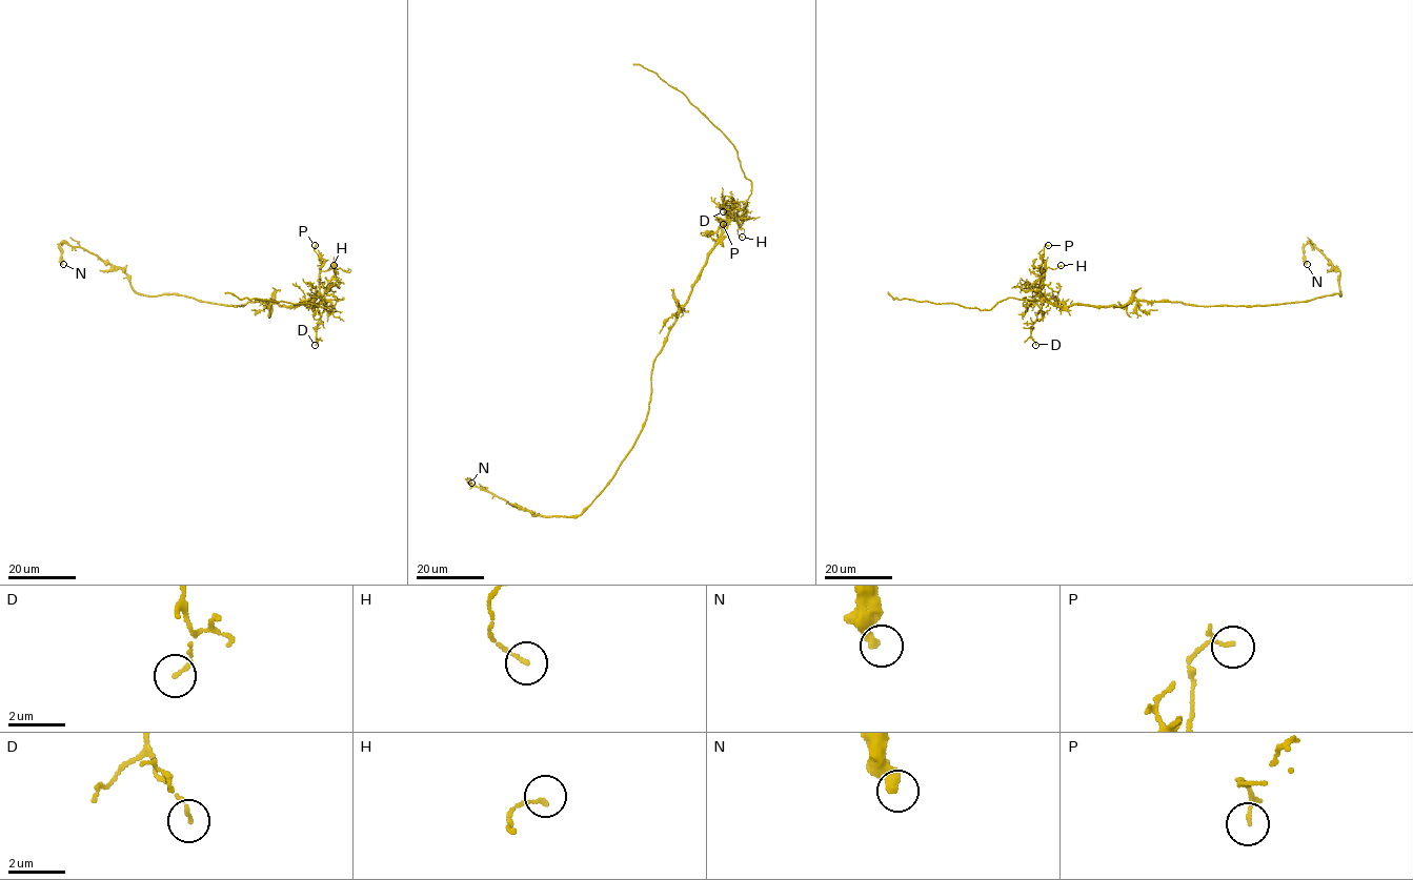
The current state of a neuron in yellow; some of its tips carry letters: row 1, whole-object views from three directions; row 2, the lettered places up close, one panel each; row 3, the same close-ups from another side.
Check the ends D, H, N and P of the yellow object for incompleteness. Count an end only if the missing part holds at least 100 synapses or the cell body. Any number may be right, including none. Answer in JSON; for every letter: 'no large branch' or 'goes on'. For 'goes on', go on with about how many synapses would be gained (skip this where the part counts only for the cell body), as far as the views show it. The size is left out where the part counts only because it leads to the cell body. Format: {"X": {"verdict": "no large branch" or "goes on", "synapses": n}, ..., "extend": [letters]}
{"D": {"verdict": "no large branch"}, "H": {"verdict": "no large branch"}, "N": {"verdict": "no large branch"}, "P": {"verdict": "no large branch"}, "extend": []}

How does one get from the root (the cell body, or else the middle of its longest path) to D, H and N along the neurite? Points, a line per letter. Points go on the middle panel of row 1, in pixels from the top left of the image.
D: (665, 339), (706, 254), (731, 216), (724, 206), (723, 211)
H: (665, 339), (706, 254), (731, 216), (743, 220), (738, 229), (742, 237)
N: (665, 339), (653, 362), (645, 423), (609, 484), (580, 514), (532, 515), (471, 483)

